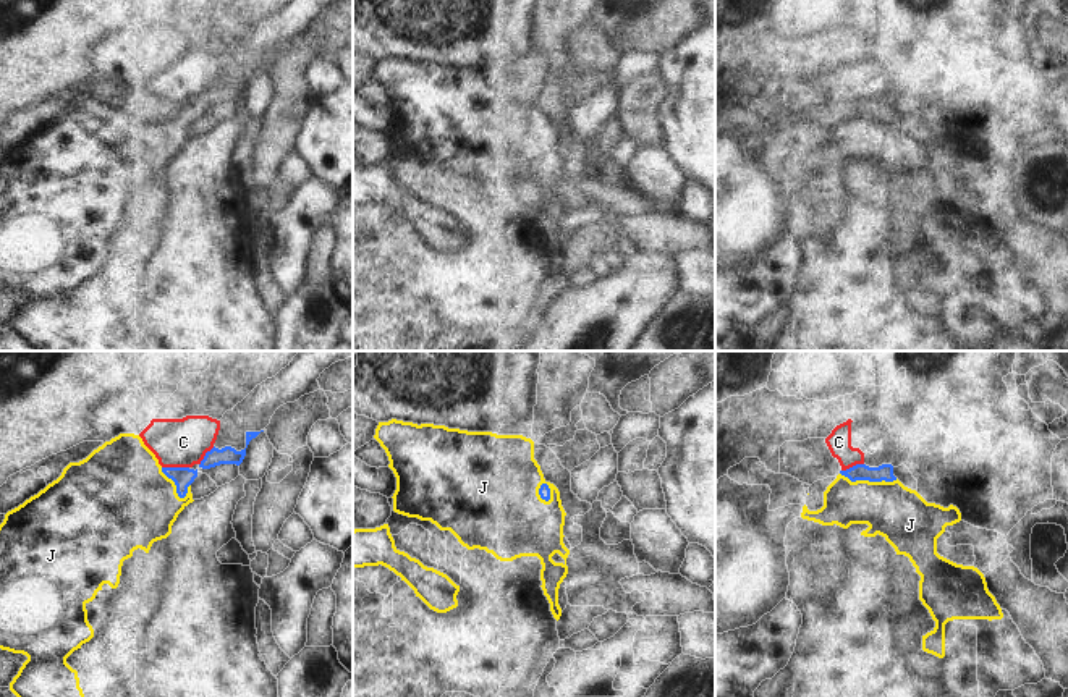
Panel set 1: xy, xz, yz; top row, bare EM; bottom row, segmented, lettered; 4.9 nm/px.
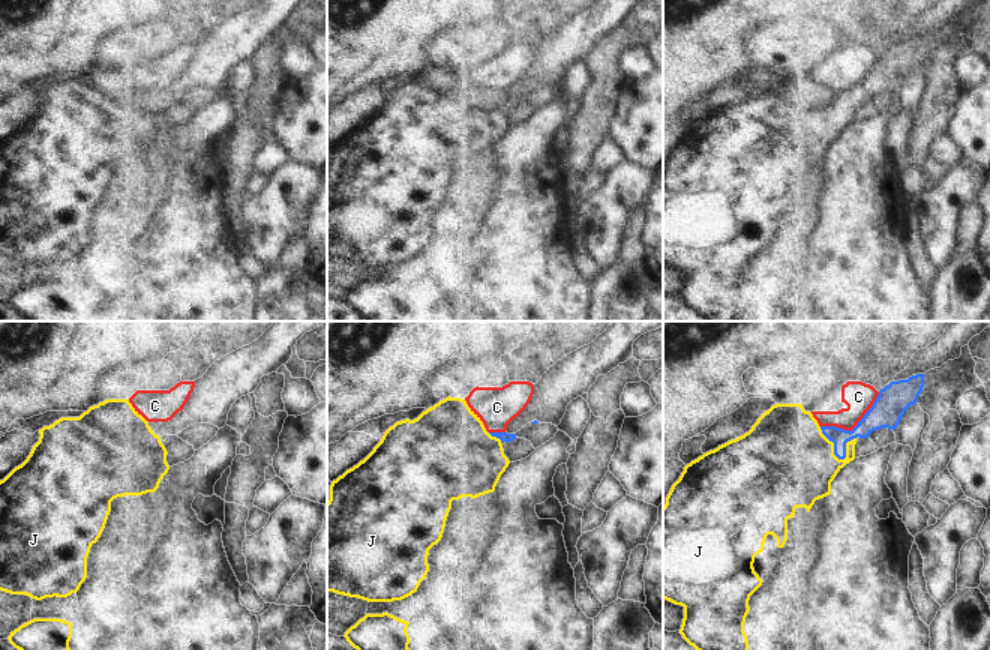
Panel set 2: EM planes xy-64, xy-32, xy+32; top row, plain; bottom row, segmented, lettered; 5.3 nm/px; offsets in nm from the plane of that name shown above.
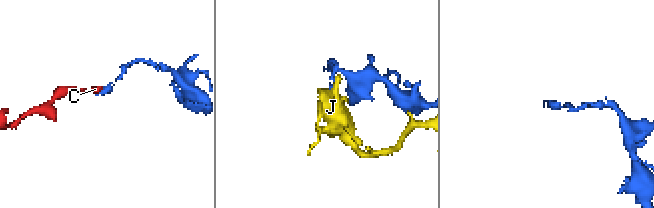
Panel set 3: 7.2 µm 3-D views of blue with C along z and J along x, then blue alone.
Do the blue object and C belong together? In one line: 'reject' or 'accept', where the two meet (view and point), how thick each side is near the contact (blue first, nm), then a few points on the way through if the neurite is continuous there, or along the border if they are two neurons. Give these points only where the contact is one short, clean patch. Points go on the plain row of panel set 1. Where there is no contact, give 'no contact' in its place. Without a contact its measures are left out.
reject; meets blue in xy at (175, 105); 100 nm thick on the blue side, 240 nm on the other; border along xy (162, 104), (188, 105)

